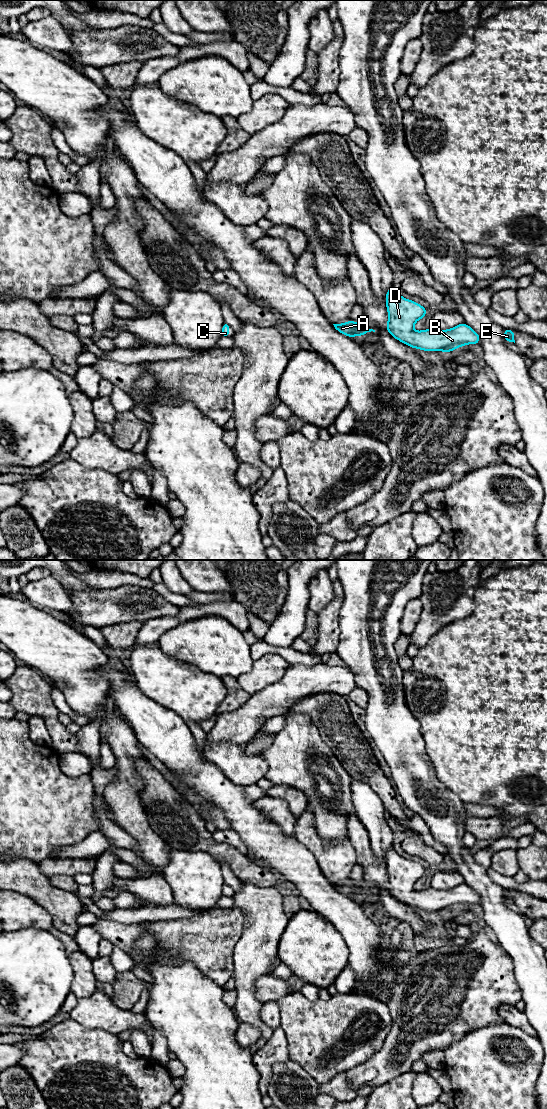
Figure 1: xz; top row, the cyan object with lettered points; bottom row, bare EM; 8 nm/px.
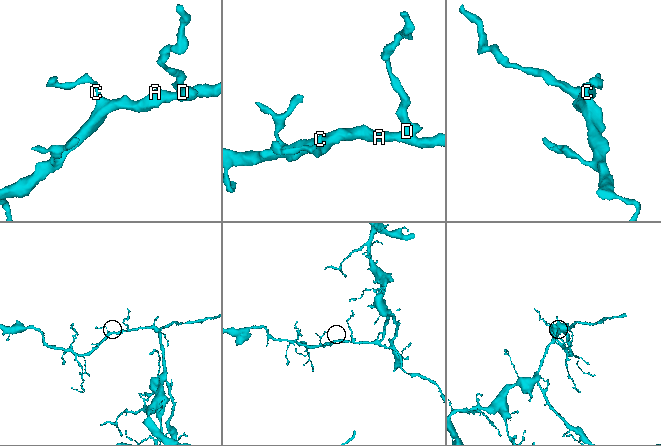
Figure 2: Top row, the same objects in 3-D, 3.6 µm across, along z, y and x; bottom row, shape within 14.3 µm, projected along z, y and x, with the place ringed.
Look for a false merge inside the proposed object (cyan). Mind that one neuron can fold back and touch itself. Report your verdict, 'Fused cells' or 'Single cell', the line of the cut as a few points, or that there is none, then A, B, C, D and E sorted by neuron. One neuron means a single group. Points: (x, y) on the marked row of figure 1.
Single cell. No split. Groups: A B C D E

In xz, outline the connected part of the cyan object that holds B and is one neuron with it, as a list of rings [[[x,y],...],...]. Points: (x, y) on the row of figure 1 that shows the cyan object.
[[[391,286],[386,294],[388,322],[386,329],[397,340],[424,351],[450,353],[466,344],[479,344],[480,336],[464,322],[449,330],[428,329],[414,331],[413,325],[428,311],[420,304],[400,296]]]

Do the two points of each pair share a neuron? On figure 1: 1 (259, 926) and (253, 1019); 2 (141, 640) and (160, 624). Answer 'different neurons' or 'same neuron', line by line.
1: same neuron
2: same neuron

